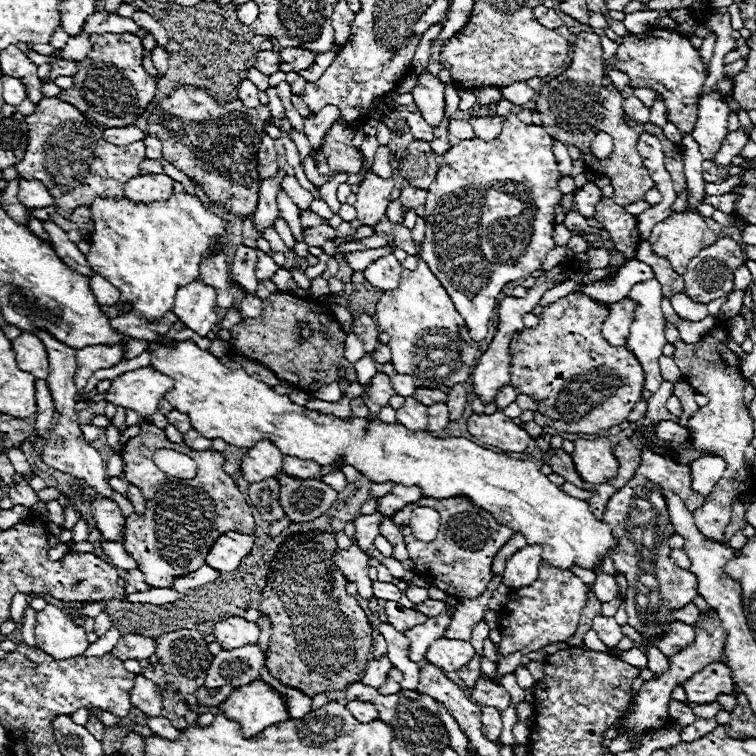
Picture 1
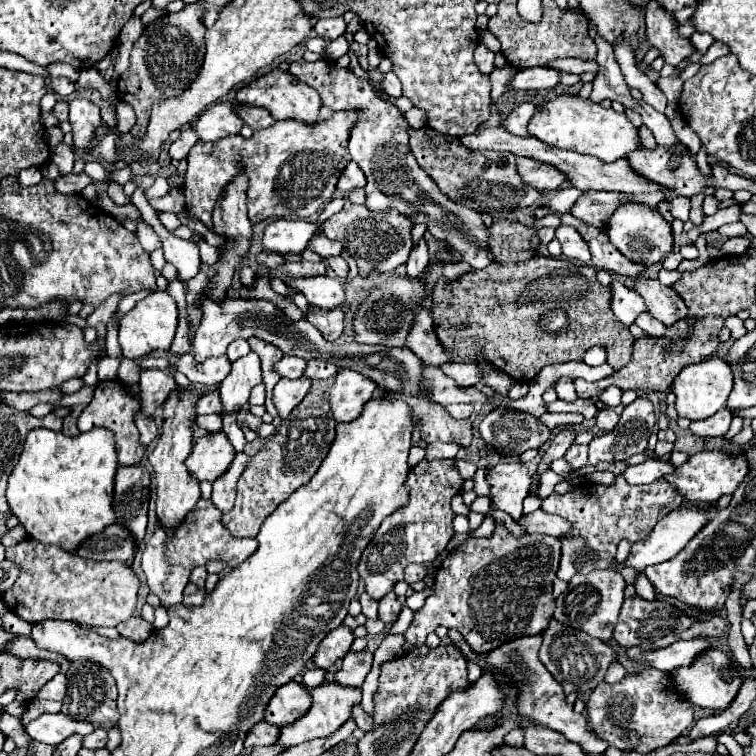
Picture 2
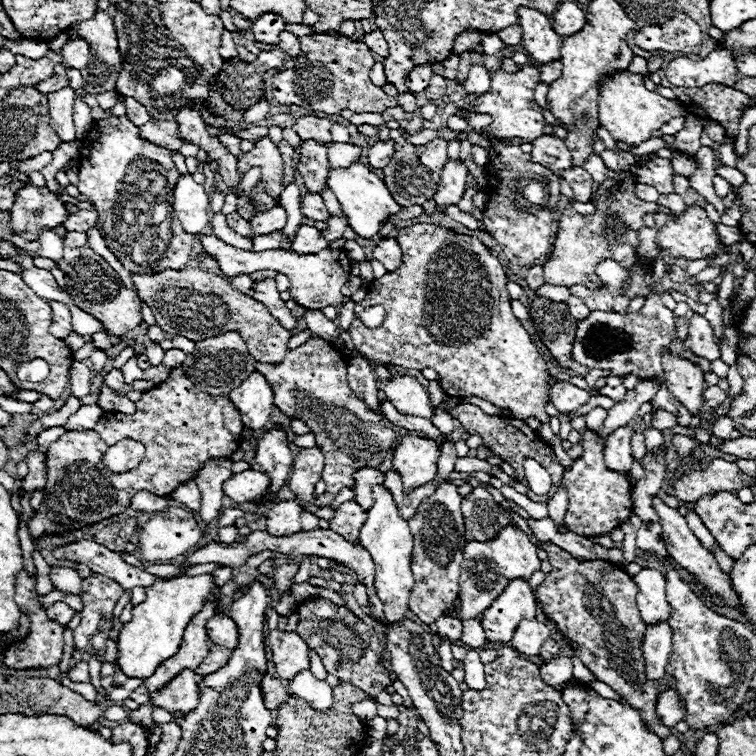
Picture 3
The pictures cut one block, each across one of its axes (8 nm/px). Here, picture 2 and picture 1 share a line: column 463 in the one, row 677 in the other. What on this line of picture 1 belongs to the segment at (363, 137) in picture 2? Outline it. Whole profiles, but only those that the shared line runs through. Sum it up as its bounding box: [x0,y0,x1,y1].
[204,644,264,690]

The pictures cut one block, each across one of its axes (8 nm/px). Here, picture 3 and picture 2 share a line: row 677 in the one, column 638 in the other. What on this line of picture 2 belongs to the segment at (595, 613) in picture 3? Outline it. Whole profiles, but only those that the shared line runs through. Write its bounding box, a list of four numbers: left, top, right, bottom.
[614,594,726,650]

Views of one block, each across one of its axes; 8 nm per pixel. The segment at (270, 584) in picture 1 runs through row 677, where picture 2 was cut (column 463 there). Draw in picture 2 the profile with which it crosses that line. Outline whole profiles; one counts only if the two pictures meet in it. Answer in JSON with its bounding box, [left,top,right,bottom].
[432,256,634,382]

